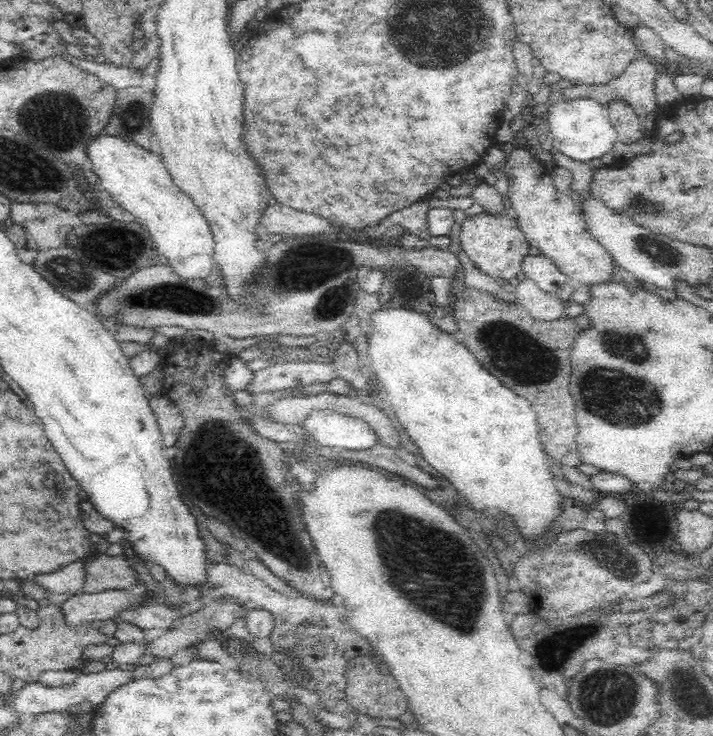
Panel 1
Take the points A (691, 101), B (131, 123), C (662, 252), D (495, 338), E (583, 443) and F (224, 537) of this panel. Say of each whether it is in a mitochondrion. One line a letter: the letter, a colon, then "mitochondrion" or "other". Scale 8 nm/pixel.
A: other
B: mitochondrion
C: mitochondrion
D: mitochondrion
E: other
F: other

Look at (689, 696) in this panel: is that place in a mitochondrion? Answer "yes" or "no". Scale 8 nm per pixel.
yes

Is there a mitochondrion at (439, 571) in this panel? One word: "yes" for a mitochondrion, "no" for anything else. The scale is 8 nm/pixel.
yes

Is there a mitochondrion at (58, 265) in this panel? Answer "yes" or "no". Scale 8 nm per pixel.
yes

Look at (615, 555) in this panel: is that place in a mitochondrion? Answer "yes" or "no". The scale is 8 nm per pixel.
yes

